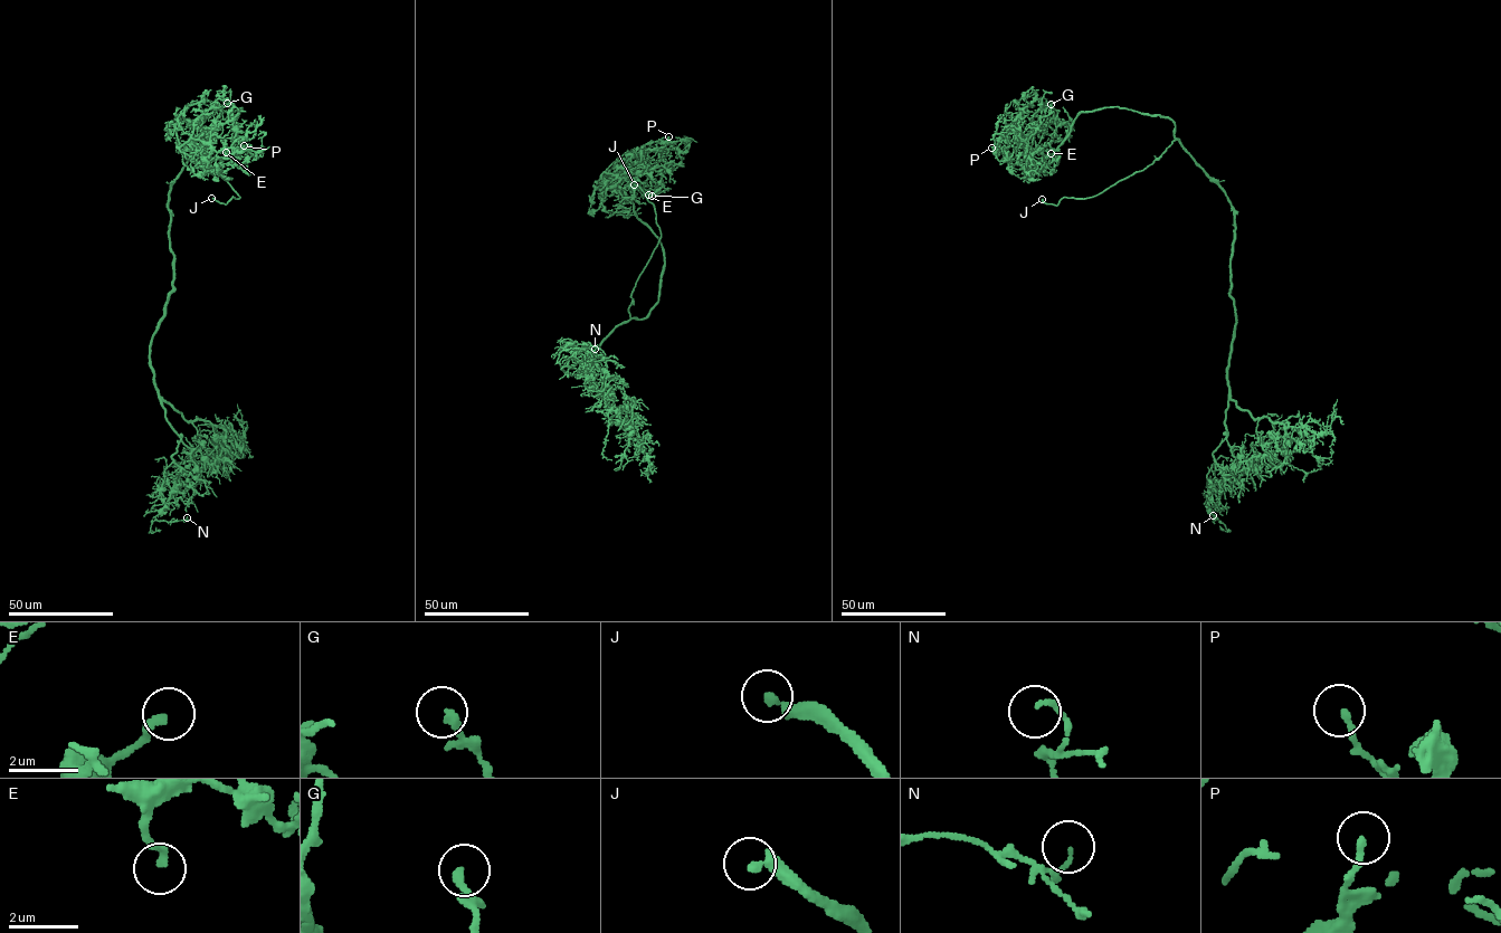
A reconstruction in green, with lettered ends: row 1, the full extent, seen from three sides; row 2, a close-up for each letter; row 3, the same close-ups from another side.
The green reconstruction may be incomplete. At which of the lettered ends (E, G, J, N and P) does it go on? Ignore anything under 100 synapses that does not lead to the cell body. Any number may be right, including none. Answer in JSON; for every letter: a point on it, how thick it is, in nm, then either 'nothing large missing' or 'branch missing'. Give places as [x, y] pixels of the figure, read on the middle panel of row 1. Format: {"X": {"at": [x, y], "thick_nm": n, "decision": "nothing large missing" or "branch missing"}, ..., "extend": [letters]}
{"E": {"at": [648, 194], "thick_nm": 200, "decision": "branch missing"}, "G": {"at": [652, 196], "thick_nm": 240, "decision": "nothing large missing"}, "J": {"at": [634, 184], "thick_nm": 280, "decision": "branch missing"}, "N": {"at": [595, 349], "thick_nm": 110, "decision": "nothing large missing"}, "P": {"at": [668, 136], "thick_nm": 180, "decision": "nothing large missing"}, "extend": ["E", "J"]}

